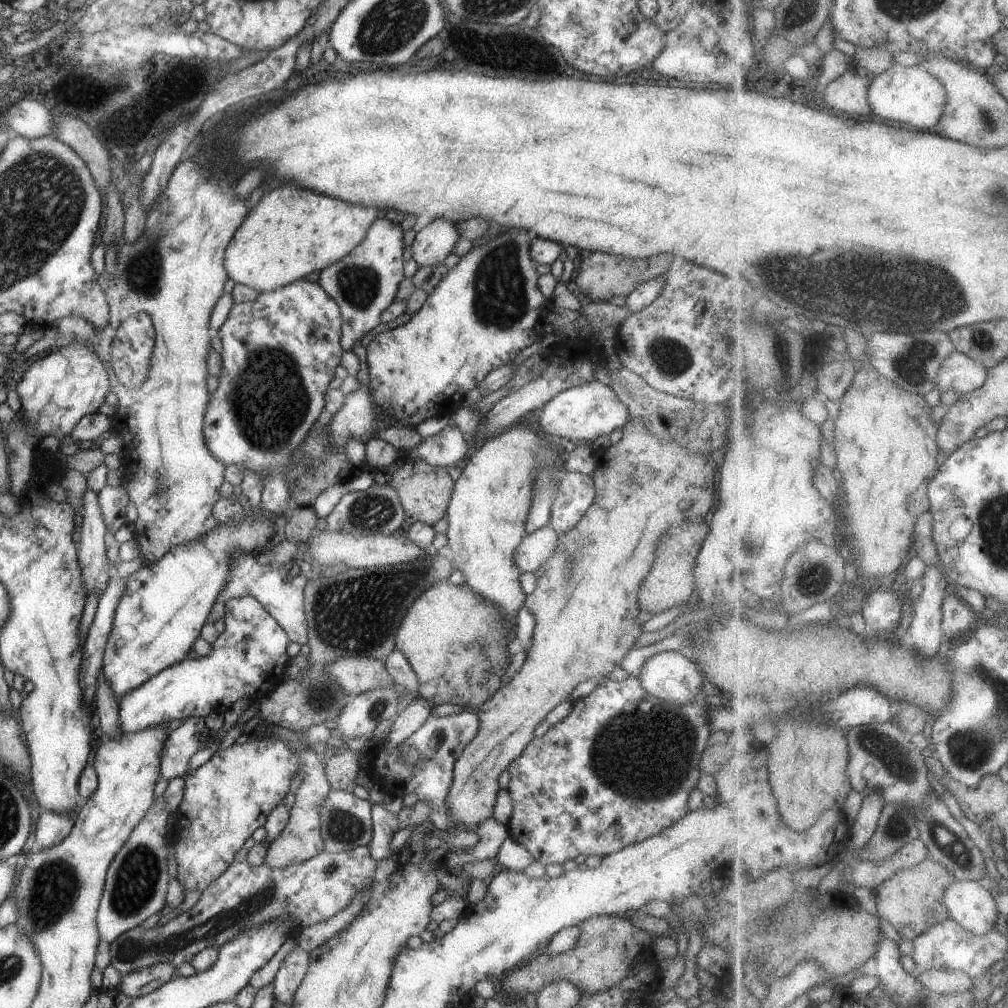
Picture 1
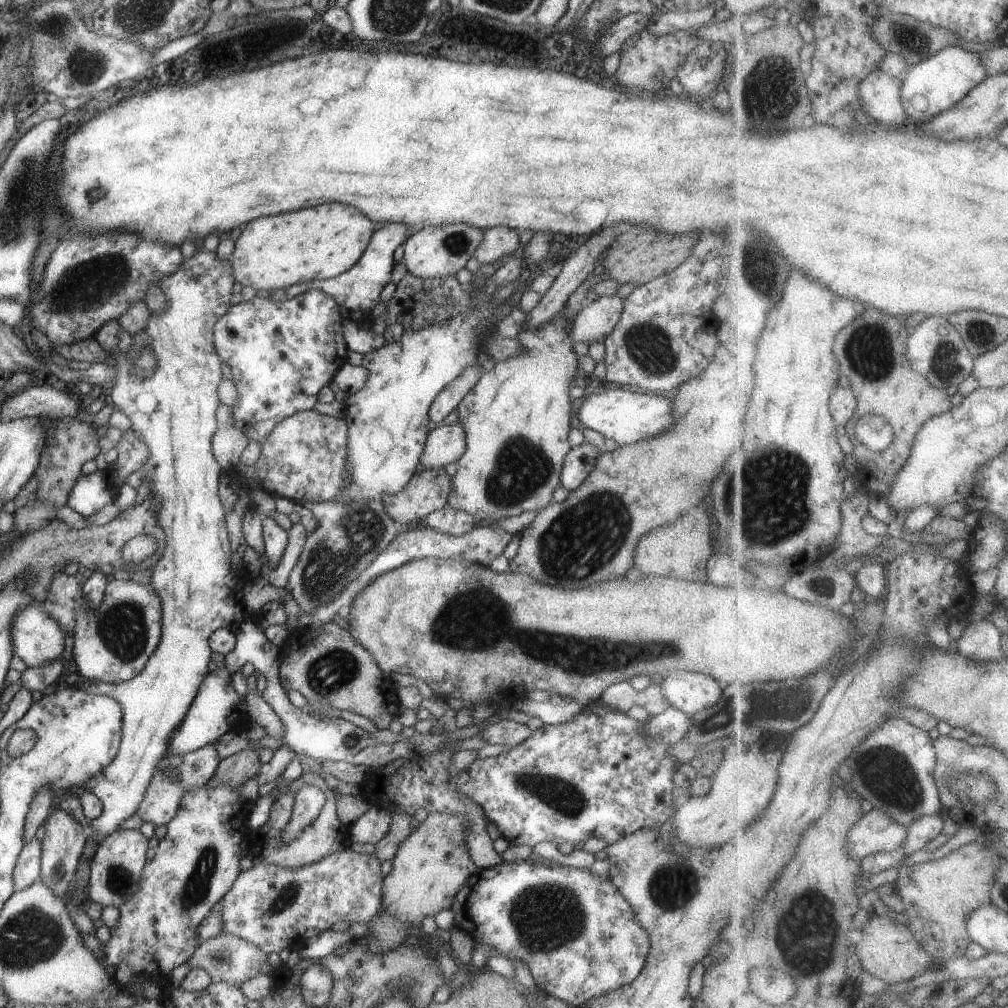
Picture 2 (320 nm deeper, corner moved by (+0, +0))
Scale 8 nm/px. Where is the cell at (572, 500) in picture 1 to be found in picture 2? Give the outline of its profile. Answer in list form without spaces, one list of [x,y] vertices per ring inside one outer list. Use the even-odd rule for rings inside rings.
[[[588,442],[571,447],[561,468],[560,486],[564,486],[569,491],[578,488],[578,485],[584,482],[586,477],[592,472],[598,457],[602,453],[604,453],[603,449],[588,444]]]

